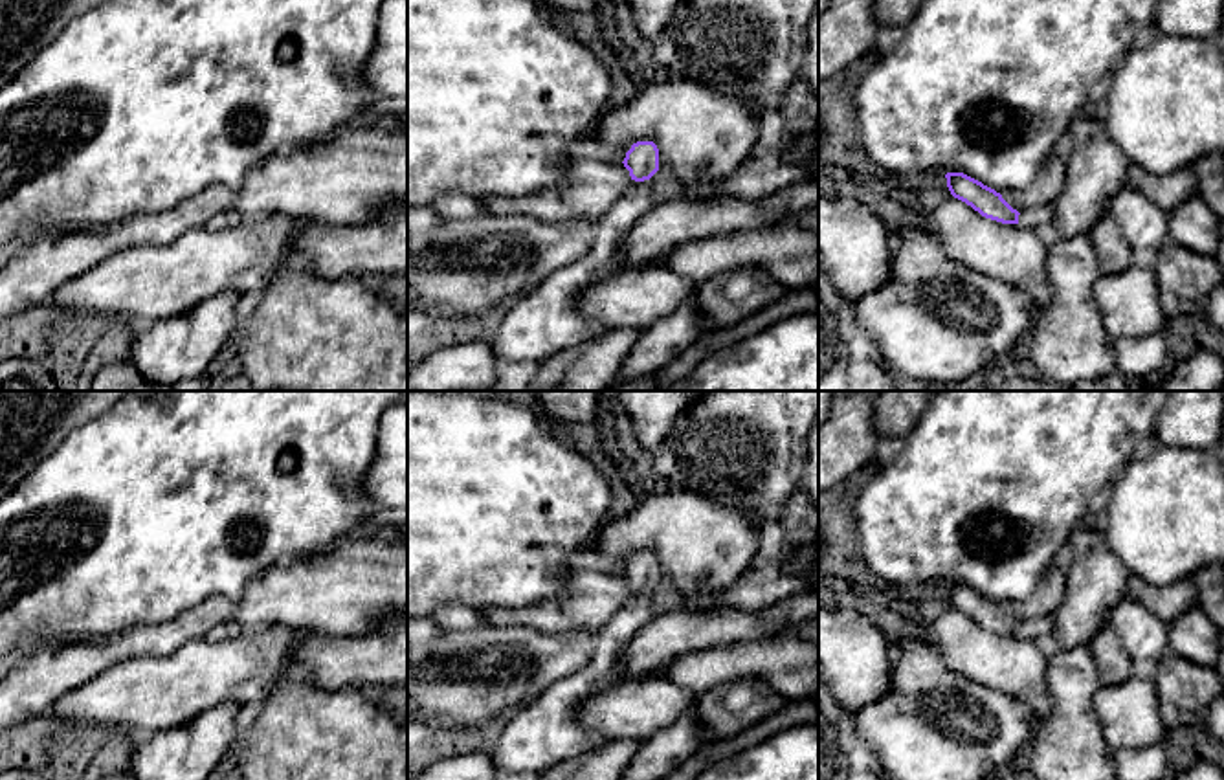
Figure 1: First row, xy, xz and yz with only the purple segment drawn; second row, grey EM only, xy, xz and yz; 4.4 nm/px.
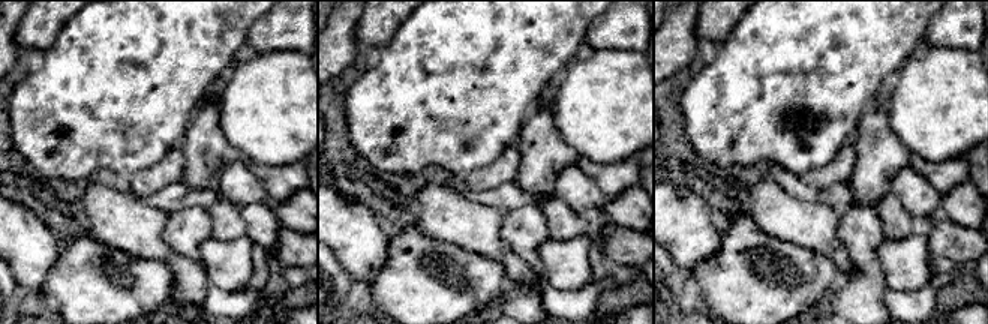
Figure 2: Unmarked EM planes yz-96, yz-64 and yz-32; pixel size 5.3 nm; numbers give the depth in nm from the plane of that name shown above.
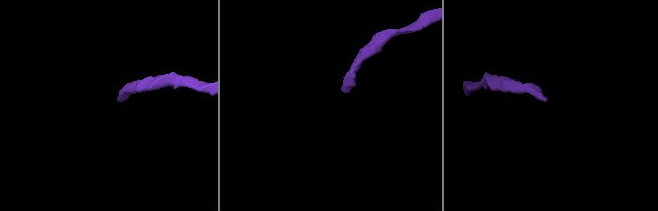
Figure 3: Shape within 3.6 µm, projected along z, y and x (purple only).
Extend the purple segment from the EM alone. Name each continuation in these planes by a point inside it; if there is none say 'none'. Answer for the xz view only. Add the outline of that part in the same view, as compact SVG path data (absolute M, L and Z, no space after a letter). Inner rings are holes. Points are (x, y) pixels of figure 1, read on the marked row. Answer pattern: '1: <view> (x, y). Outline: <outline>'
1: xz (545, 320). Outline: M648 182L628 185L611 211L596 224L589 253L547 275L516 297L488 341L501 362L543 362L578 347L611 327L582 314L580 292L622 270L624 239L635 220L653 206Z

